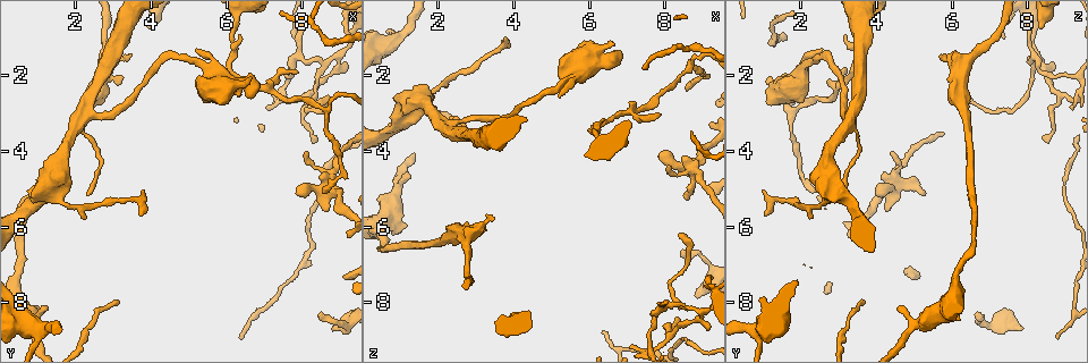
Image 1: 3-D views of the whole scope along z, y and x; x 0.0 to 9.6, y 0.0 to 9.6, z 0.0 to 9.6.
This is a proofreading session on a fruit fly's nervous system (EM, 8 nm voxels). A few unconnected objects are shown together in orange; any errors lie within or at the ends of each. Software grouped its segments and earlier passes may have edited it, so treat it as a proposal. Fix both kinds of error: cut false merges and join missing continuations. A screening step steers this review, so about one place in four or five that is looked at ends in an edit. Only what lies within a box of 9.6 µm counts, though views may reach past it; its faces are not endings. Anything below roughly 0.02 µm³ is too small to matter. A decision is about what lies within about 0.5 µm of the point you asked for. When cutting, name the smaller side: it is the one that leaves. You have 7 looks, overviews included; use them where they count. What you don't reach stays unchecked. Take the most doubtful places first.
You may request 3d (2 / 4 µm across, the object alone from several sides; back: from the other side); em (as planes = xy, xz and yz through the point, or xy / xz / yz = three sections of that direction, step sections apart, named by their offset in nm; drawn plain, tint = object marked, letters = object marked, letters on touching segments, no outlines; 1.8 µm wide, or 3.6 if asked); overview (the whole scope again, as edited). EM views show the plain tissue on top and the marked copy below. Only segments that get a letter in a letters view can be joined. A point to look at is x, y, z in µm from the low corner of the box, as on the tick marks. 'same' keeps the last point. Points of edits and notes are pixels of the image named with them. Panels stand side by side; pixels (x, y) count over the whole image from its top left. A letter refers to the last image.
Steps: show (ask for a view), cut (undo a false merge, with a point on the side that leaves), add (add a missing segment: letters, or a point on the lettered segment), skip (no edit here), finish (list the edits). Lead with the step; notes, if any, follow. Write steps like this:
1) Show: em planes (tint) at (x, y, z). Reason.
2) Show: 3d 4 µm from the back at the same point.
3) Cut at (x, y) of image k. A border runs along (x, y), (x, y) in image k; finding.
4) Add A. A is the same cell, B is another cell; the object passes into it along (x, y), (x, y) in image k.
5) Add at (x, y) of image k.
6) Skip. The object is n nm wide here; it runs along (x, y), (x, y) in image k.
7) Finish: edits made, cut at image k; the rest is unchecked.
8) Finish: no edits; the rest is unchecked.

Show: 3d 2 µm at (8.80, 8.80, 7.85). Thin end.

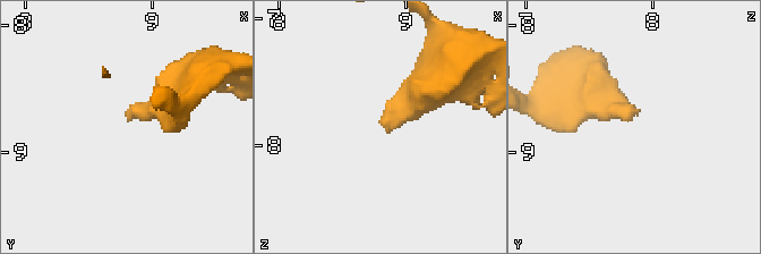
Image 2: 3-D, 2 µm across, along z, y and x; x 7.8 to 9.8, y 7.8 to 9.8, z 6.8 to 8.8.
Show: em xz step 16 (letters) at (8.80, 8.76, 7.80).

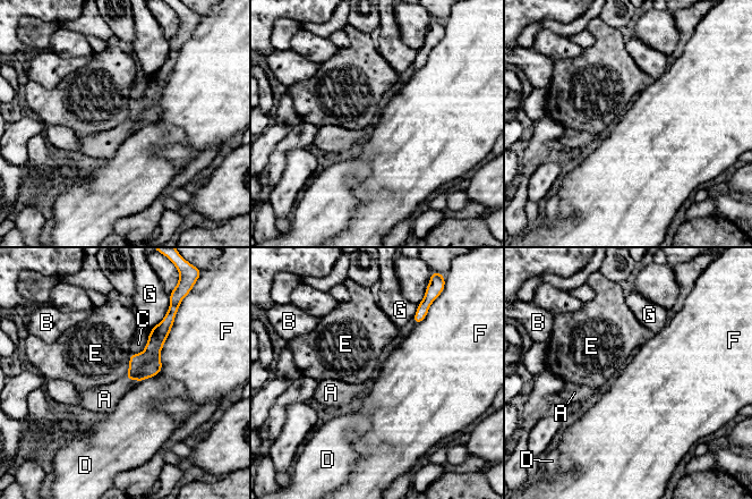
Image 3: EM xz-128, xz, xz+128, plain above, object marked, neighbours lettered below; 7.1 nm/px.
Show: em planes (letters) at the same point.

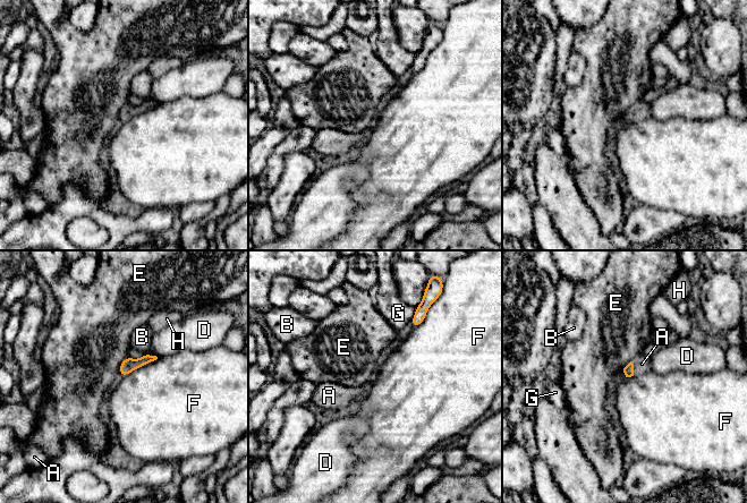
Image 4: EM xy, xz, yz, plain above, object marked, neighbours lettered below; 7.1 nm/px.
Add A. A is the same cell, B, D, E, F, G and H are other cells; it goes on there.

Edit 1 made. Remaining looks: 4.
Show: em xy step 8 (letters) at (3.45, 1.40, 5.80). Thick end.

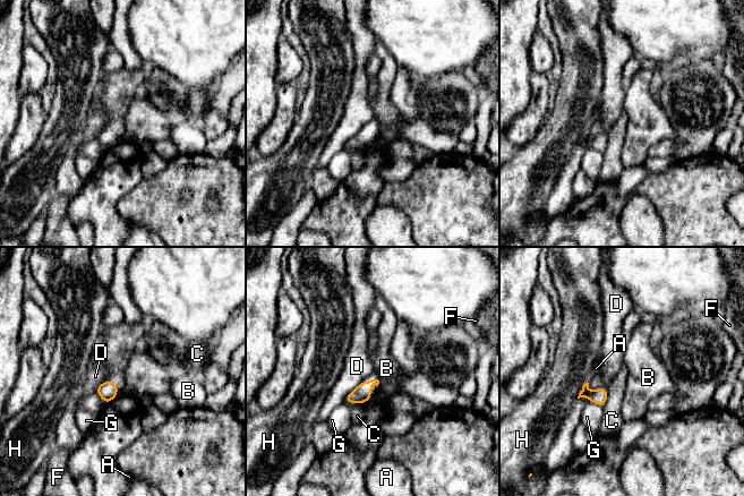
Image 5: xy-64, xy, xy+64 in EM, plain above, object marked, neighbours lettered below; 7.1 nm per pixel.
Show: em planes (letters) at the same point.

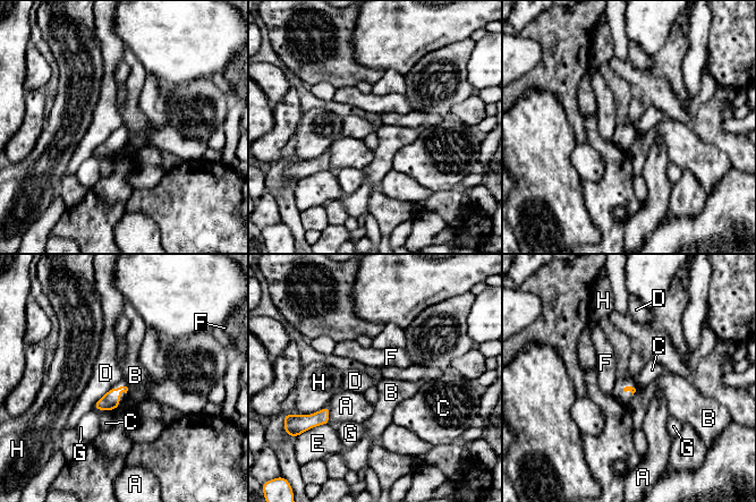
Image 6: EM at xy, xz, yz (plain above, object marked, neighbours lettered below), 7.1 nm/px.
Skip. A, B, C, D, E, F, G and H are other cells; a border runs along (111, 386), (92, 407) in image 6; none of them fits.

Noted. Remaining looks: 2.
Show: em xz step 4 (letters) at (7.80, 5.20, 4.10).

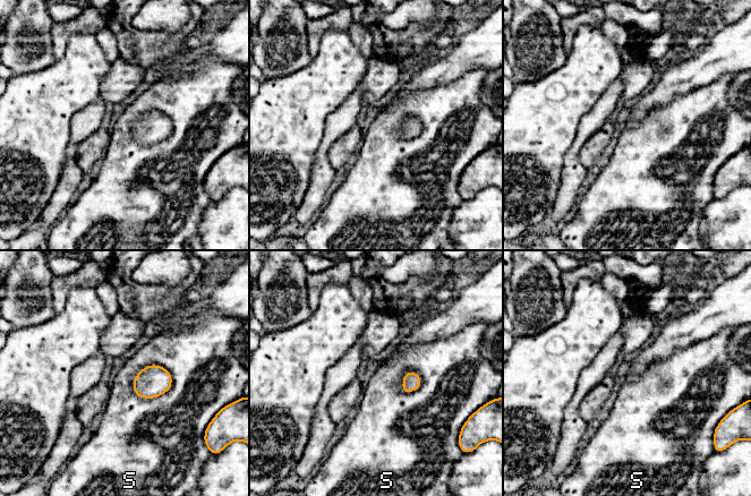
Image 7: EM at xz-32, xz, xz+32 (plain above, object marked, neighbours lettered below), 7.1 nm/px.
Skip. The longest contact is with S, 300 nm; S is another cell; a border runs along (172, 375), (158, 396), (133, 391) in image 7; none of them fits.

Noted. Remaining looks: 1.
Finish: edits made, add at image 4; the rest is unchecked.

